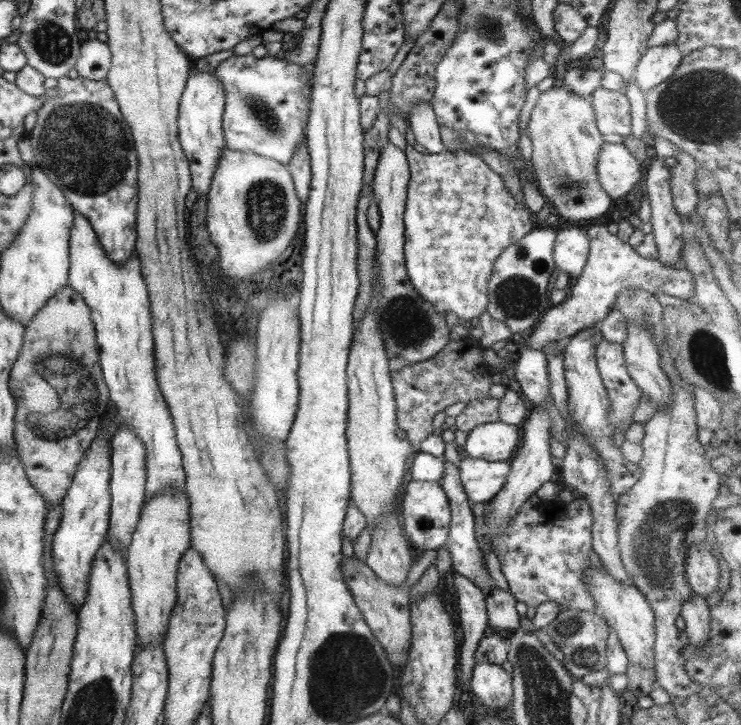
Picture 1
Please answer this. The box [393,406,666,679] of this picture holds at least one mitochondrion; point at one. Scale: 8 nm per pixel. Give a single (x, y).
(584, 655)

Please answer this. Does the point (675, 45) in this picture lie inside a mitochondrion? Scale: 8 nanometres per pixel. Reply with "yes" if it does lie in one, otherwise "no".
no

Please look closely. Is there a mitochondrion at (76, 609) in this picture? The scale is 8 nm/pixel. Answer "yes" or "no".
no

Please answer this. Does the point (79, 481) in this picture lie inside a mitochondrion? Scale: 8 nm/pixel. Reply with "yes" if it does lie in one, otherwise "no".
no

